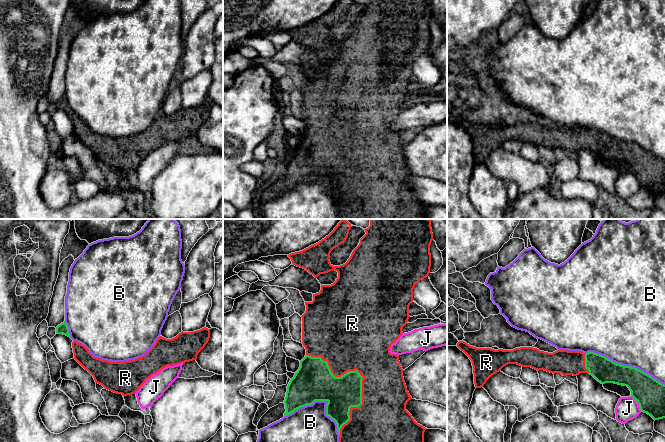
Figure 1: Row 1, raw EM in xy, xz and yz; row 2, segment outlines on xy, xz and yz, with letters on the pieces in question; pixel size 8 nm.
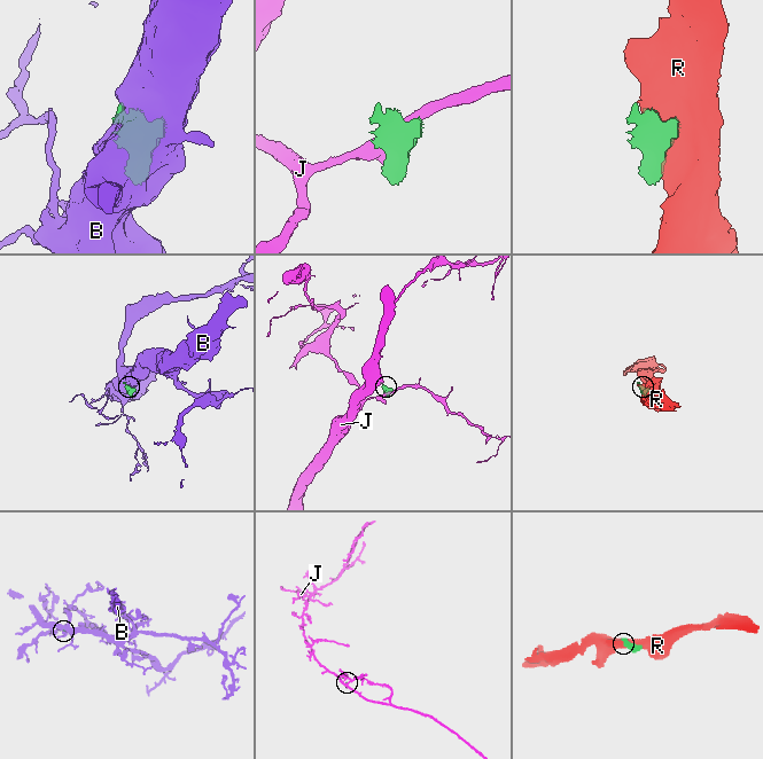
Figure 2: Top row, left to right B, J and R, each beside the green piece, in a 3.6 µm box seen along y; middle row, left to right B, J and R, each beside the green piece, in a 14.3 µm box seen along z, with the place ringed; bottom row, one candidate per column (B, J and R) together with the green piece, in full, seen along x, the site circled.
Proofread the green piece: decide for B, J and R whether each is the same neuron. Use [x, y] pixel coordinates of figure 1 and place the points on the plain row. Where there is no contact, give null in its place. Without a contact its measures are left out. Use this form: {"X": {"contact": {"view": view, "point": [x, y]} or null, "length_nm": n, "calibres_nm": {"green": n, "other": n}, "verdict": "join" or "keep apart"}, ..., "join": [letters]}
{"B": {"contact": {"view": "xz", "point": [323, 176]}, "length_nm": 480, "calibres_nm": {"green": 320, "other": 340}, "verdict": "keep apart"}, "J": {"contact": {"view": "yz", "point": [637, 178]}, "length_nm": 160, "calibres_nm": {"green": 240, "other": 190}, "verdict": "keep apart"}, "R": {"contact": {"view": "xz", "point": [362, 153]}, "length_nm": 700, "calibres_nm": {"green": 260, "other": 400}, "verdict": "join"}, "join": ["R"]}

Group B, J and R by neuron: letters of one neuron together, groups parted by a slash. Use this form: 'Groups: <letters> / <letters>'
Groups: B / J / R

